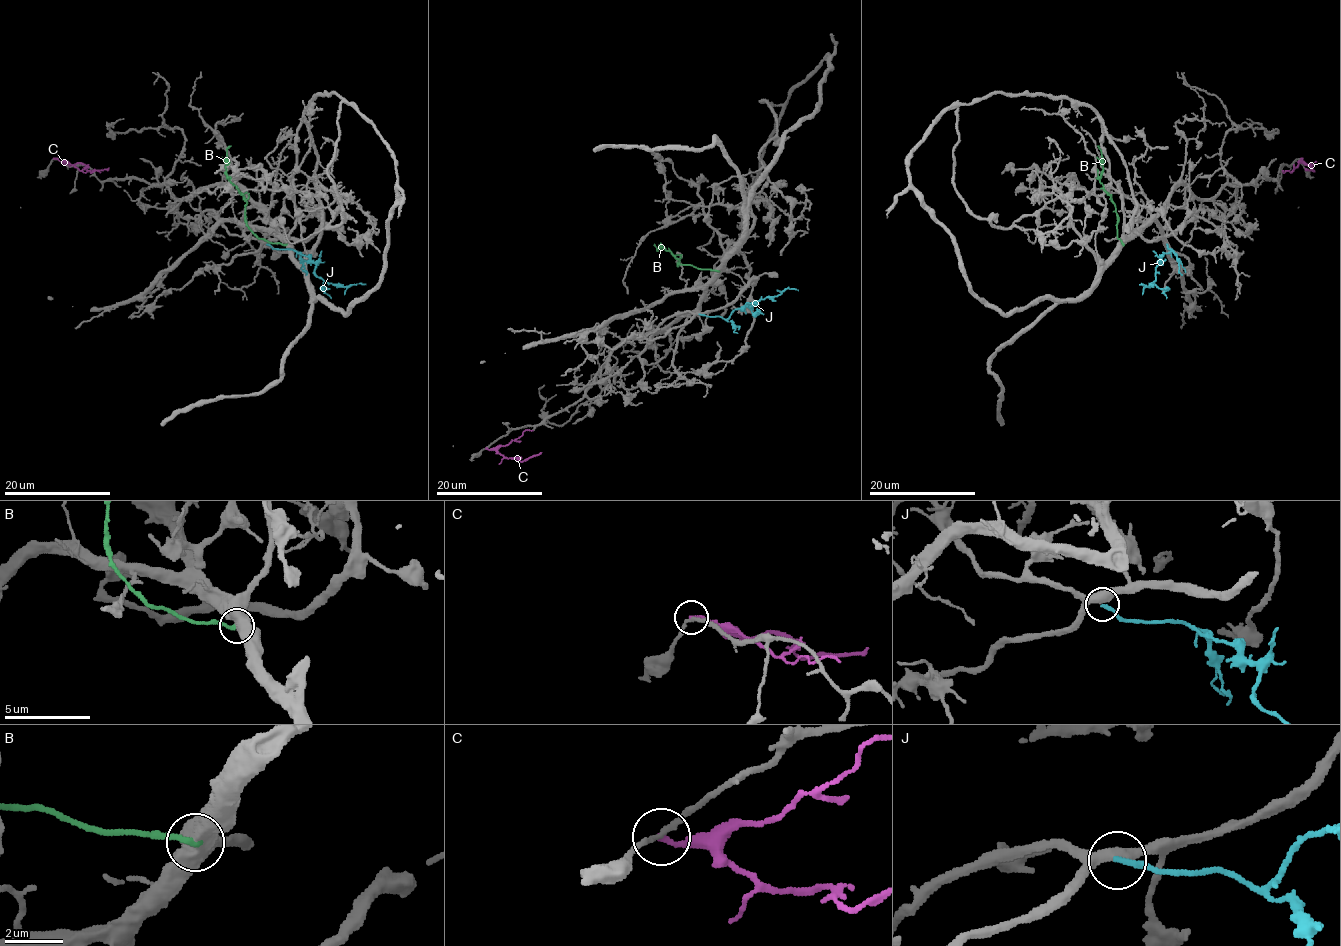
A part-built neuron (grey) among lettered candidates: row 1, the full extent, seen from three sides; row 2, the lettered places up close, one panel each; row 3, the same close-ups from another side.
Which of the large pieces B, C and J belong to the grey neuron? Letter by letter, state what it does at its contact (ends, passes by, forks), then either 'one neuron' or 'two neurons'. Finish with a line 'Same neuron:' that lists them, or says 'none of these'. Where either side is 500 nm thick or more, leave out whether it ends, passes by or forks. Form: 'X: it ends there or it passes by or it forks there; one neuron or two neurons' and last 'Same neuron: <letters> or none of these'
B: two neurons
C: it ends there; two neurons
J: it ends there; two neurons
Same neuron: none of these

